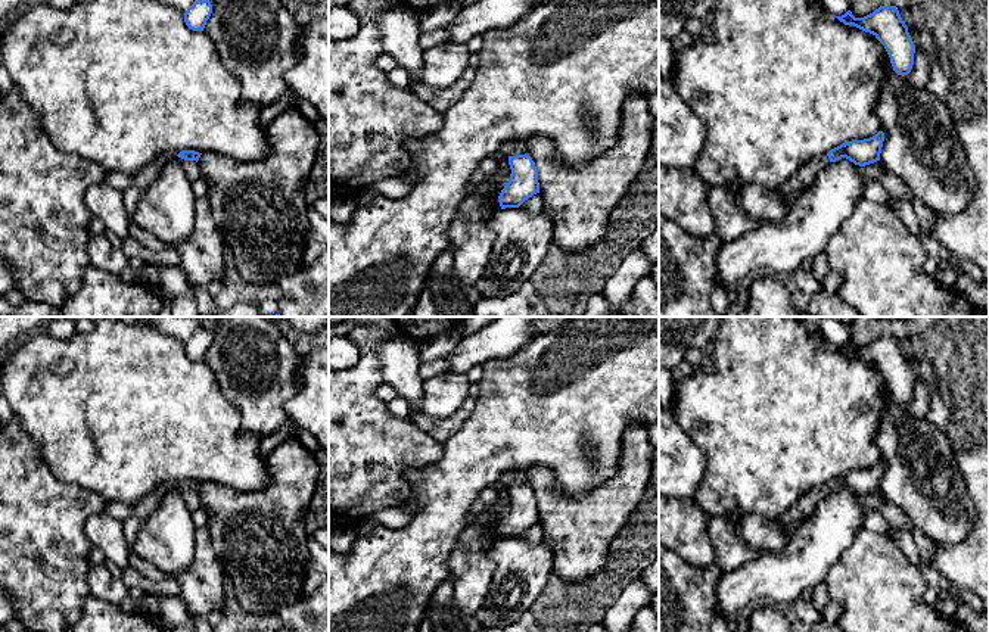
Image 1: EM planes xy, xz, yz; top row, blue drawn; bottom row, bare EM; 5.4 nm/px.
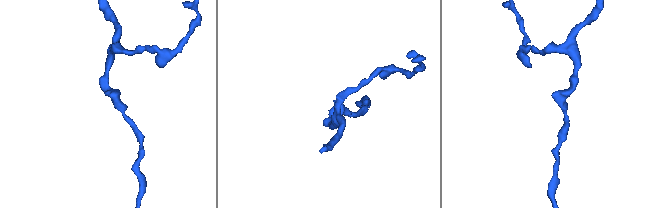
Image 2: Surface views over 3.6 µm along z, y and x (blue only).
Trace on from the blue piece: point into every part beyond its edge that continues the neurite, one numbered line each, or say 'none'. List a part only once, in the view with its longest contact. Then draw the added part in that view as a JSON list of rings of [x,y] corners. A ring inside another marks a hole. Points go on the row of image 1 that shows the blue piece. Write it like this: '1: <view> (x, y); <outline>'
none

